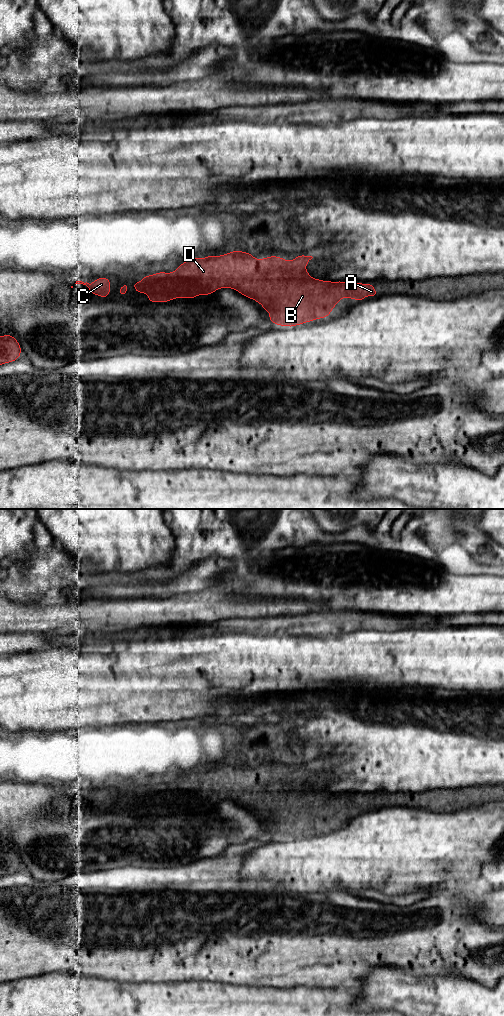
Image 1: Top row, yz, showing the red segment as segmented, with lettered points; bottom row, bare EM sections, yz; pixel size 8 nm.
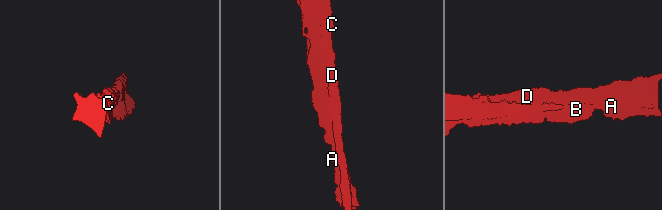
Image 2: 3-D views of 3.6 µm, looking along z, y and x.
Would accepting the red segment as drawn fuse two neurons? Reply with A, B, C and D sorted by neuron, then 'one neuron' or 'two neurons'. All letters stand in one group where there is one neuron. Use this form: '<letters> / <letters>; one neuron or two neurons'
A B C D; one neuron

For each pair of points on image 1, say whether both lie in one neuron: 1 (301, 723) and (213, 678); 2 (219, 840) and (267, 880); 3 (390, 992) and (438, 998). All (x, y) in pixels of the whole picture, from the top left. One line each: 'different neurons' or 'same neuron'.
1: different neurons
2: different neurons
3: same neuron

